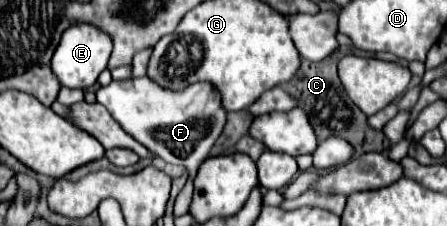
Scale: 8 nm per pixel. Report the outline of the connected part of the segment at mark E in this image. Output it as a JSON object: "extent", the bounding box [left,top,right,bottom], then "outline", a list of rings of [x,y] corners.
{"extent":[51,26,111,90],"outline":[[[71,26],[71,30],[65,30],[53,54],[51,70],[61,86],[87,90],[97,82],[99,74],[107,68],[109,56],[111,56],[111,38],[107,38],[107,34],[101,34],[99,30],[95,30],[95,26]]]}

